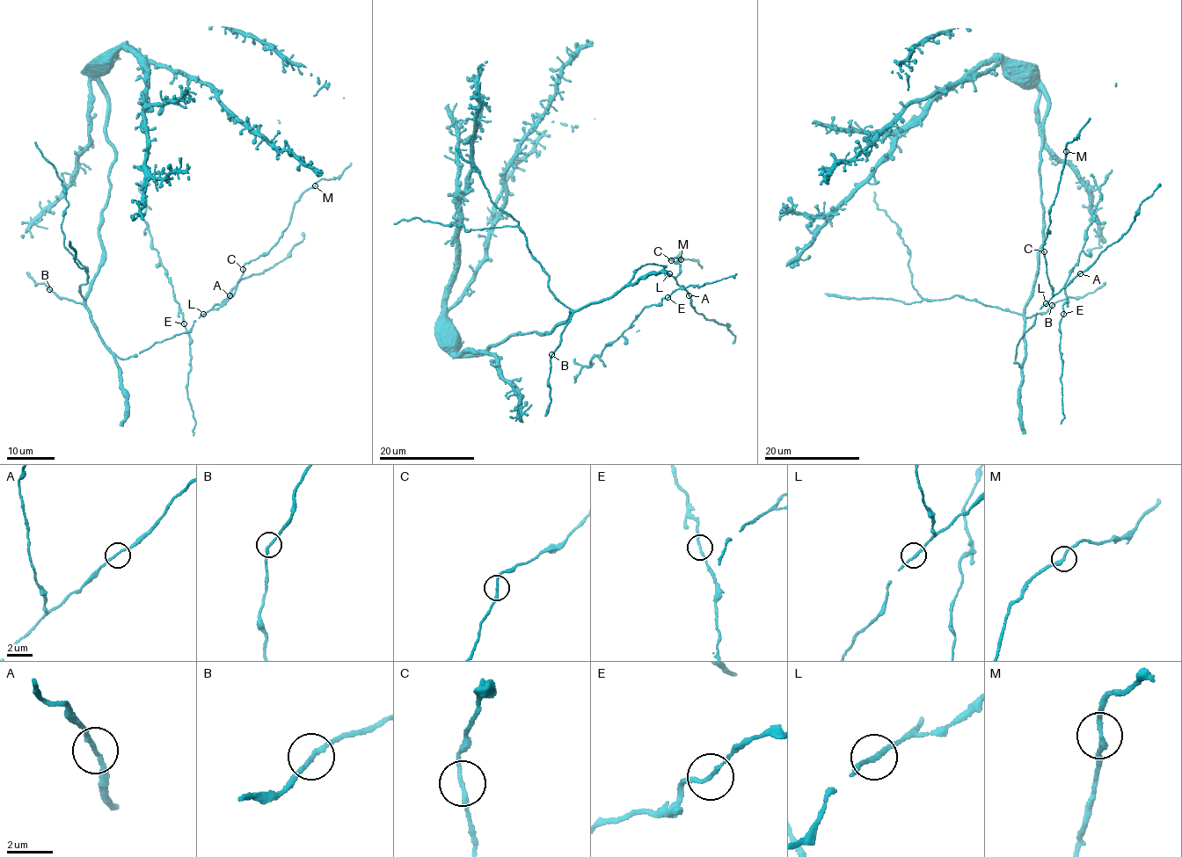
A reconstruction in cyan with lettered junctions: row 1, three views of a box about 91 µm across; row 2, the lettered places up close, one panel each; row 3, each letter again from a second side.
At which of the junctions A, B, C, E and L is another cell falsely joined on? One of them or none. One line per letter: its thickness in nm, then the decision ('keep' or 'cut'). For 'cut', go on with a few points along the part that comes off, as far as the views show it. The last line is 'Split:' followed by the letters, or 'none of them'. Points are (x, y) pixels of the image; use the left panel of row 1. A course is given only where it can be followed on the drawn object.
A: calibre 170 nm; keep
B: calibre 180 nm; keep
C: calibre 170 nm; keep
E: calibre 140 nm; keep
L: calibre 180 nm; keep
Split: none of them

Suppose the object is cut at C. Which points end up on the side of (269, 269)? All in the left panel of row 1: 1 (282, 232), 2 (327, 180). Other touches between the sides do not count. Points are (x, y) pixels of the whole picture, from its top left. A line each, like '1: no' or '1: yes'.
1: no
2: no

